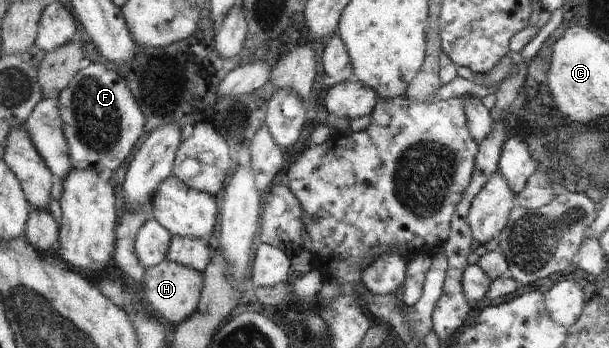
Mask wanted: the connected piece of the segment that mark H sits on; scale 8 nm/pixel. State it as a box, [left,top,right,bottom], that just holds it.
[142,260,204,325]

